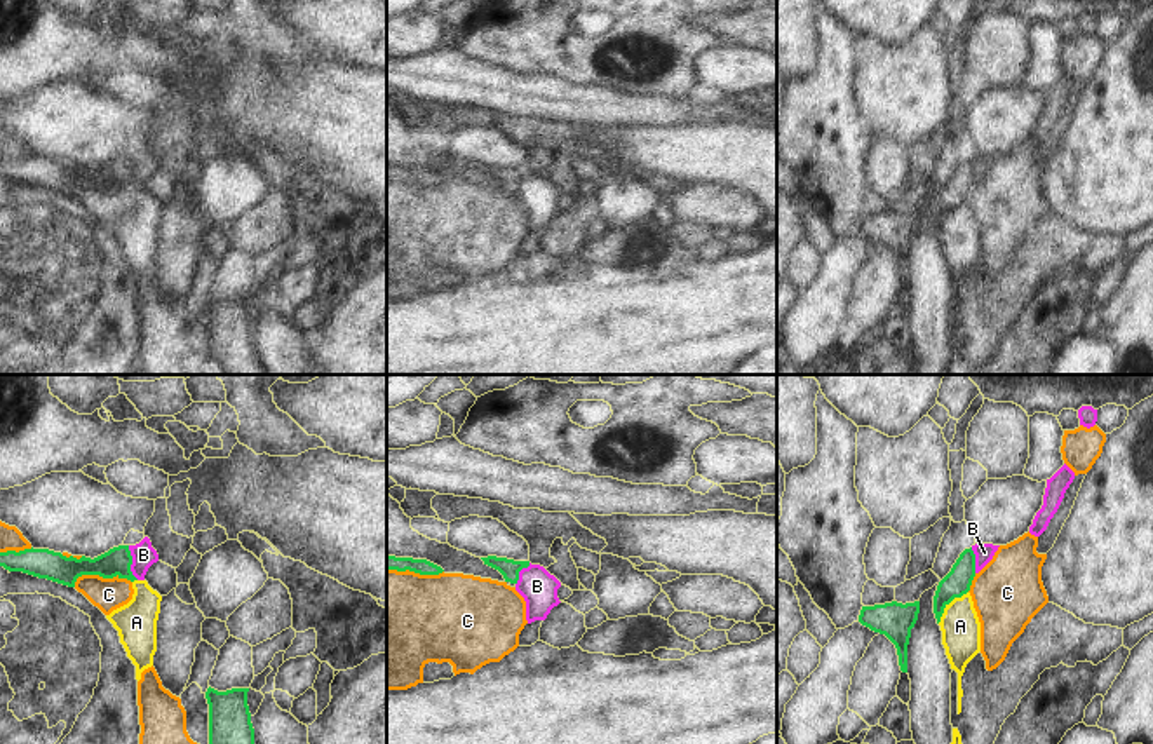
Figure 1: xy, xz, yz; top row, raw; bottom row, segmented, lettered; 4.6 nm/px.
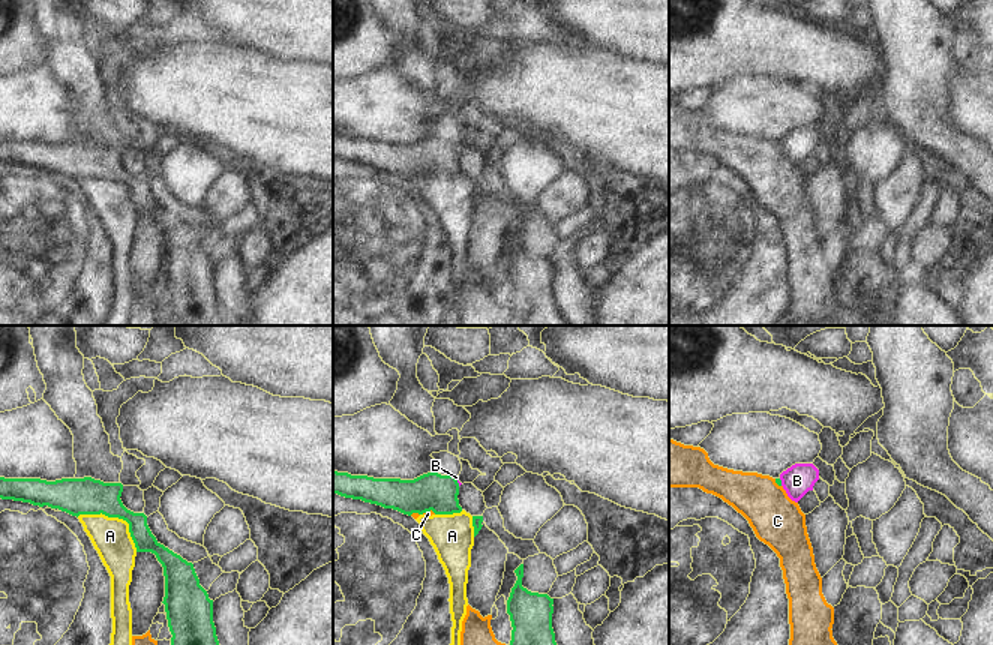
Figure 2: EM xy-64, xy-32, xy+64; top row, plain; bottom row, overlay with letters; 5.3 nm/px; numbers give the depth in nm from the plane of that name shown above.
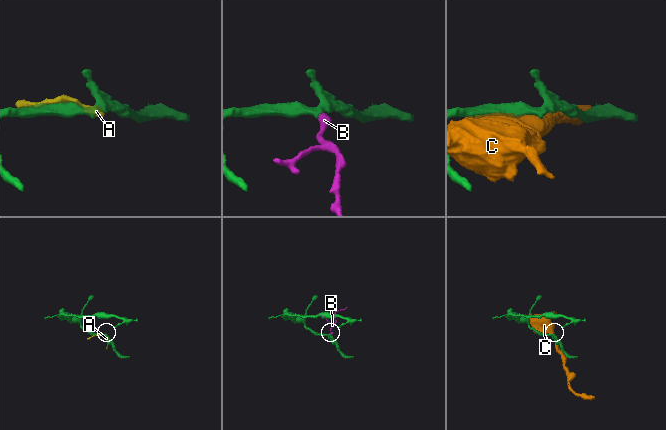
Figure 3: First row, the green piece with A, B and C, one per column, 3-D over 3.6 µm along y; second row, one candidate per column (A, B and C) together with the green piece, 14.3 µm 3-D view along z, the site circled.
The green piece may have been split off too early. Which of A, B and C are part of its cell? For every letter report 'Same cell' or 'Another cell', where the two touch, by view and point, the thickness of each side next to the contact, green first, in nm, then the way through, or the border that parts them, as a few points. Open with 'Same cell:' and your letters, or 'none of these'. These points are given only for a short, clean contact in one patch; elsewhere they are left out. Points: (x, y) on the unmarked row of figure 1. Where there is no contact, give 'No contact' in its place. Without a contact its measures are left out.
Same cell: none of these
A: Another cell. Touches green at yz (948, 213). Thickness 120 nm (green) against 180 nm. Boundary: yz (967, 201), (944, 218), (937, 232)
B: Another cell. Touches green at xy (131, 173). Thickness 130 nm (green) against 110 nm. Boundary: xy (128, 155), (131, 182), (138, 189)
C: Another cell. Touches green at xy (100, 185). Thickness 130 nm (green) against 150 nm.

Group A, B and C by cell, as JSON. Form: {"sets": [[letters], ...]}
{"sets": [["A", "B"], ["C"]]}

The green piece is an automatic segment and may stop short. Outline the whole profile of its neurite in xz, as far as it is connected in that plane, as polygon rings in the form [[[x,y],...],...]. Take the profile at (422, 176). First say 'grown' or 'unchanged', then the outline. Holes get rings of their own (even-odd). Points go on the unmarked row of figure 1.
unchanged; [[[387,166],[387,179],[397,179],[397,181],[415,181],[420,185],[439,185],[444,179],[427,169],[413,169],[413,167],[395,167]]]

